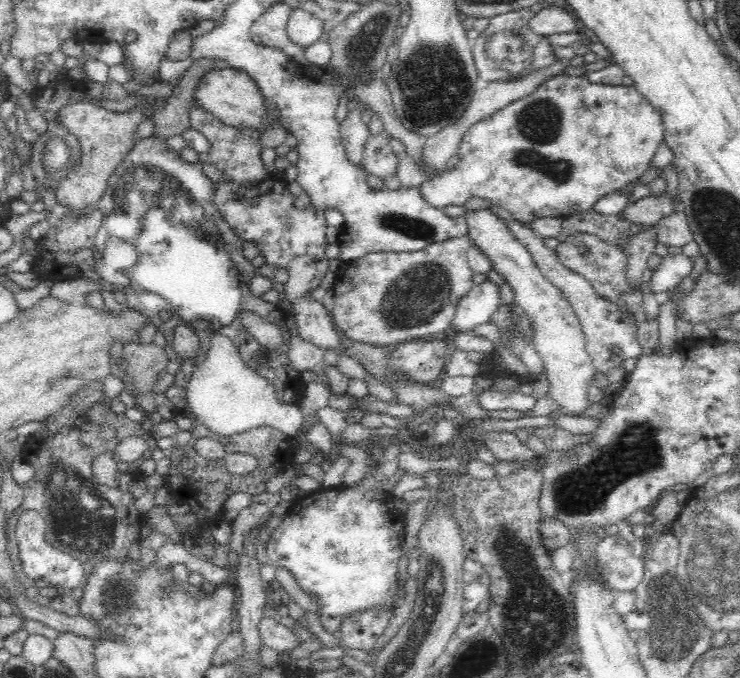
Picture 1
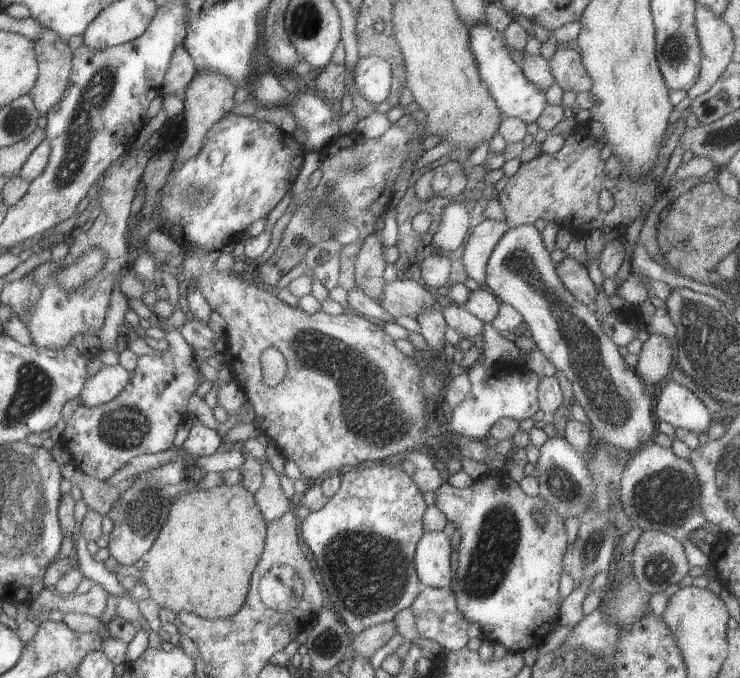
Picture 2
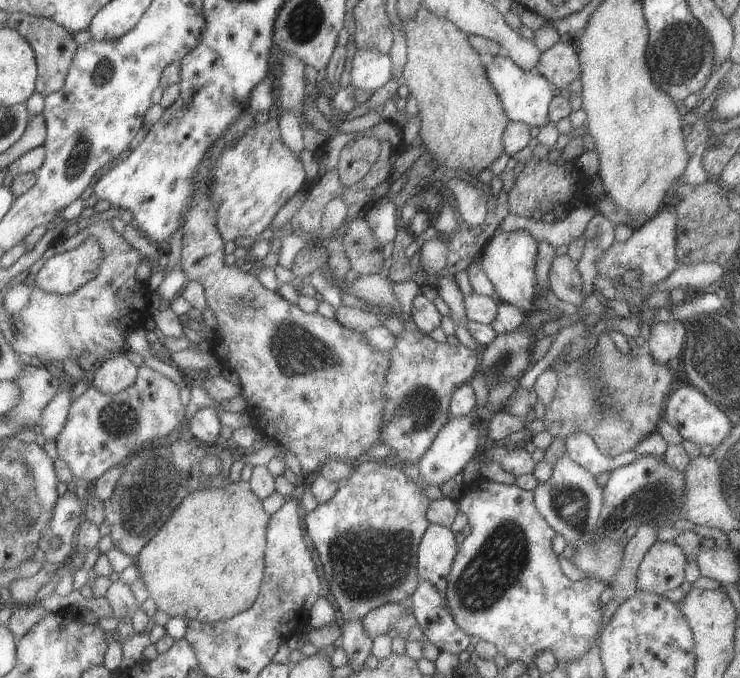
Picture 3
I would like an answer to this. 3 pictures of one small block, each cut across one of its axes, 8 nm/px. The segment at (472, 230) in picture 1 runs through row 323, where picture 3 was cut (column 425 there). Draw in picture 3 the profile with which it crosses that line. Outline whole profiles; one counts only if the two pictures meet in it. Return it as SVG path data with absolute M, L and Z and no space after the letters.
M431 523L417 546L418 579L428 581L443 594L446 590L446 577L456 553L457 544L453 532L447 527Z

